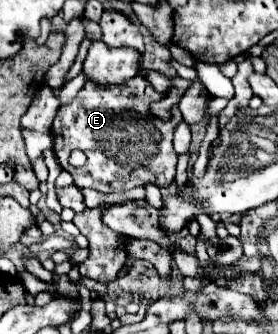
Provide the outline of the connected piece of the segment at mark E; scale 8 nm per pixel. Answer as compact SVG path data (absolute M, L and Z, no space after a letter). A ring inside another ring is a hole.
M88 81L72 103L60 105L50 135L54 139L54 153L60 165L70 171L78 187L90 187L102 193L128 191L154 183L168 187L176 175L176 151L172 147L174 127L182 119L176 105L170 107L172 117L162 121L150 113L150 103L162 99L160 93L146 85L124 83L124 85L98 85ZM132 131L132 133L120 133ZM74 149L84 151L88 157L86 165L68 165Z

